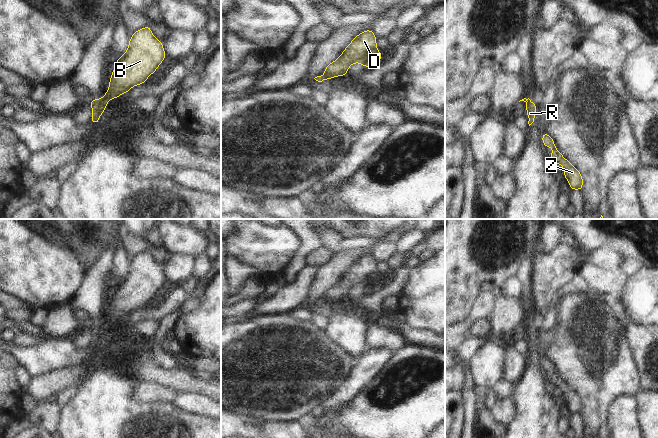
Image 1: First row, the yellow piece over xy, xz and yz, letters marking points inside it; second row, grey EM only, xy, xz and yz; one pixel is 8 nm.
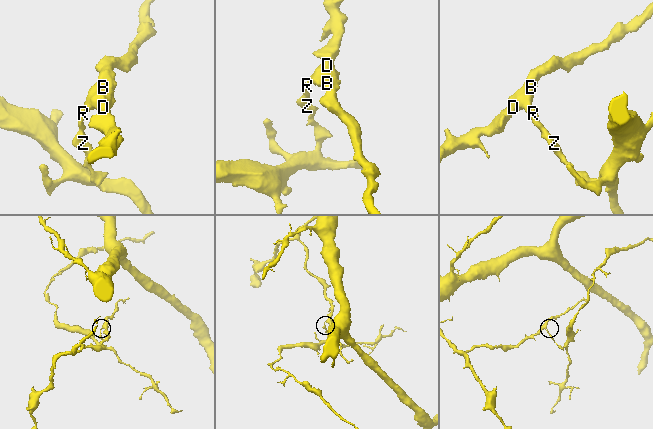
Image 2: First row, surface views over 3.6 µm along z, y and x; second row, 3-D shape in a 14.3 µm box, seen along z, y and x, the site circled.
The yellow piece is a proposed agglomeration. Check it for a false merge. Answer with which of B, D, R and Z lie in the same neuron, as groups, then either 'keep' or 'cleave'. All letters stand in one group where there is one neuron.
B D / R Z | cleave

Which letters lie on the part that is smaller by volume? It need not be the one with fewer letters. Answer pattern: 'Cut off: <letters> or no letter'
Cut off: R, Z

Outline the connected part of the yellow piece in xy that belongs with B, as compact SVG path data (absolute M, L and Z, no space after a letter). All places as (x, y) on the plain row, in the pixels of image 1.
M151 251L137 254L130 262L125 278L116 283L108 315L101 320L102 329L107 331L109 324L126 318L136 309L145 308L166 281L163 267L152 258Z

